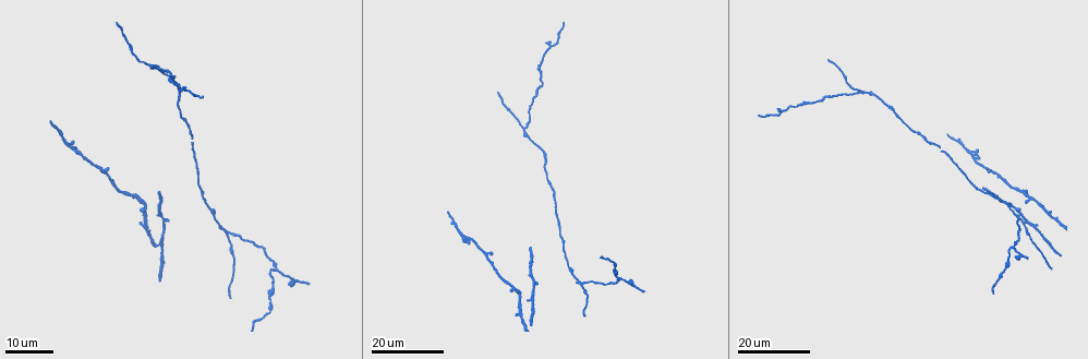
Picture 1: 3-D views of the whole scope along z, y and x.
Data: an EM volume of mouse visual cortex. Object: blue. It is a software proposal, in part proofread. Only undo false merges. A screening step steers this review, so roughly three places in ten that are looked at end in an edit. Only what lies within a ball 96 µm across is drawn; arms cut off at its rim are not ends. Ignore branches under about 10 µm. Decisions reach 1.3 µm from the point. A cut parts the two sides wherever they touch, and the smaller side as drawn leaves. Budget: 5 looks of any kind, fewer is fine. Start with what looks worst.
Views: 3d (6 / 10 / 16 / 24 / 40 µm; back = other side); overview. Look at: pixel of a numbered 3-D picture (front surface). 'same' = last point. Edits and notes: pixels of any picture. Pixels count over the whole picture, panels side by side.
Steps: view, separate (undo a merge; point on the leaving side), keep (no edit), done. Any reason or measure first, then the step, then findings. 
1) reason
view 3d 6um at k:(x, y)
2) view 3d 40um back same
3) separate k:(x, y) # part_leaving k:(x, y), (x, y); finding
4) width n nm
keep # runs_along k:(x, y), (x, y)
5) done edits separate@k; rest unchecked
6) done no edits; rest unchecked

small branch off a trunk
view 3d 16um at 1:(864, 94)

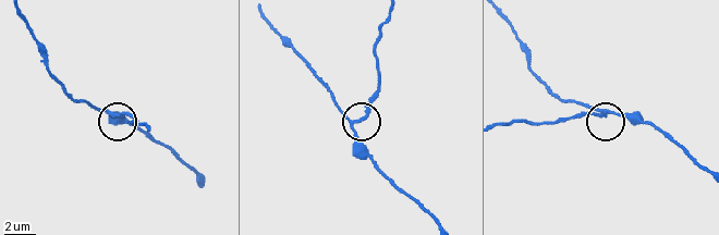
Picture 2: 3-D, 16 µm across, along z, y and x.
view 3d 10um at 2:(354, 120)

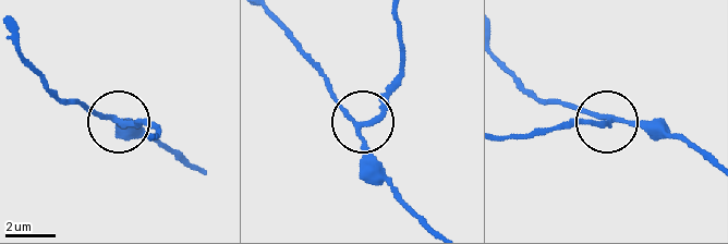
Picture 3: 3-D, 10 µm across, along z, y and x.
arms 3
separate 3:(144, 122) # part_leaving 3:(611, 117), (506, 135); a second neuron is stuck on

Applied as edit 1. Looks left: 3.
branch point
view 3d 24um at 1:(228, 232)

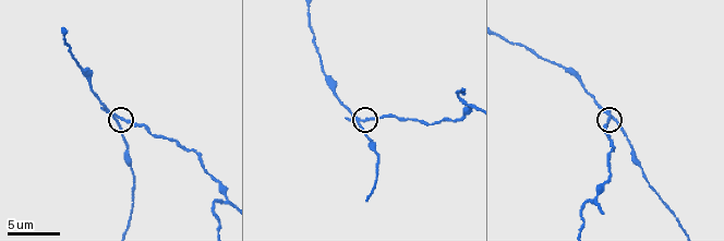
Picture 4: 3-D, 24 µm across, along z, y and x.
view 3d 6um at 4:(365, 120)

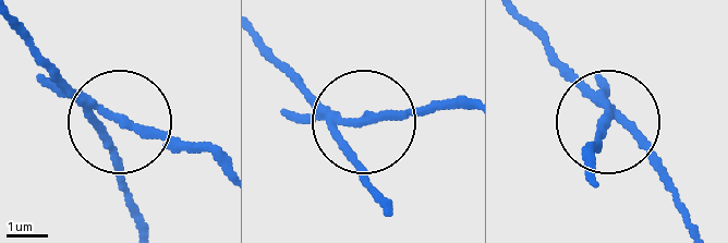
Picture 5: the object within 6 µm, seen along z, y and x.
separate 5:(142, 126) # part_leaving 5:(90, 98), (222, 160); two neurons meet here

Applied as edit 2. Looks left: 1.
done edits separate@3, separate@5; rest unchecked

